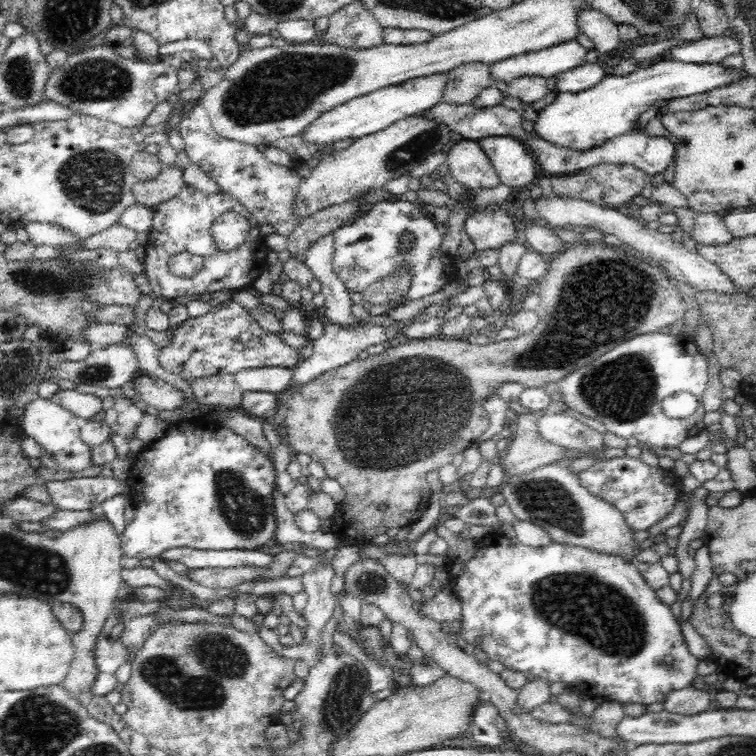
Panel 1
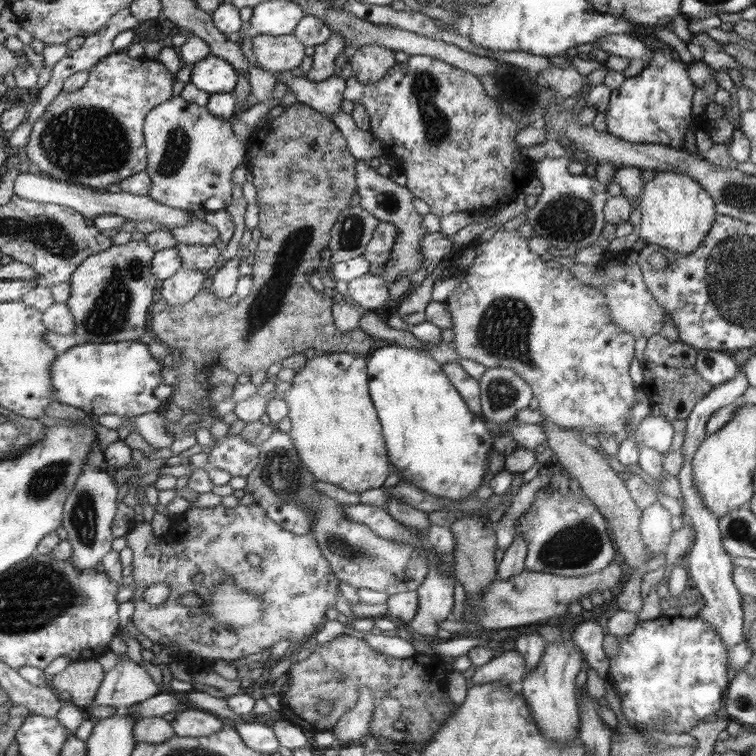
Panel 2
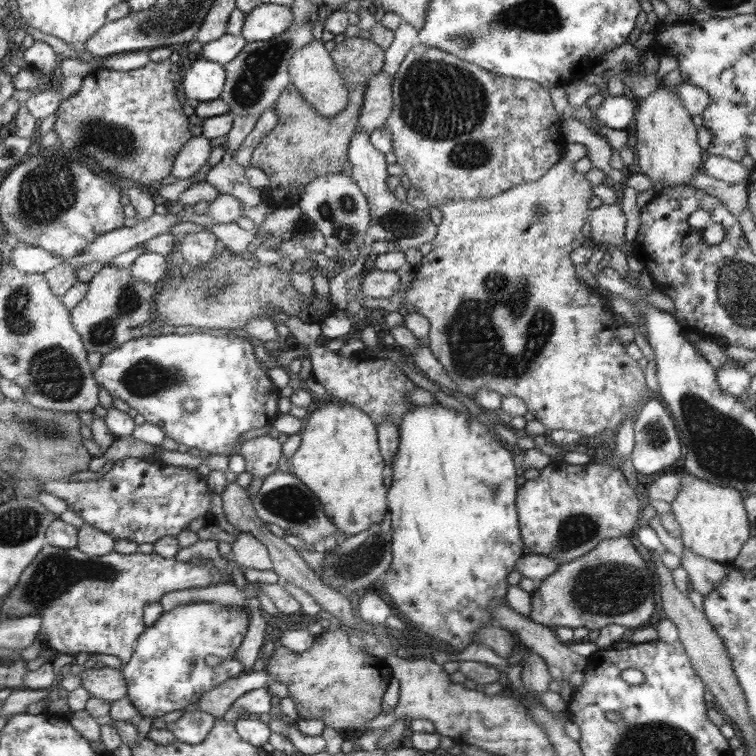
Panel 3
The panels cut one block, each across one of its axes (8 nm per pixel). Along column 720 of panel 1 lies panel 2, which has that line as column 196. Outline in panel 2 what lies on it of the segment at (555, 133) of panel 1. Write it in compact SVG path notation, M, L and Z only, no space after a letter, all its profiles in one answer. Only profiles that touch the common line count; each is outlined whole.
M210 55L194 65L190 83L210 95L233 93L238 75L231 63Z

